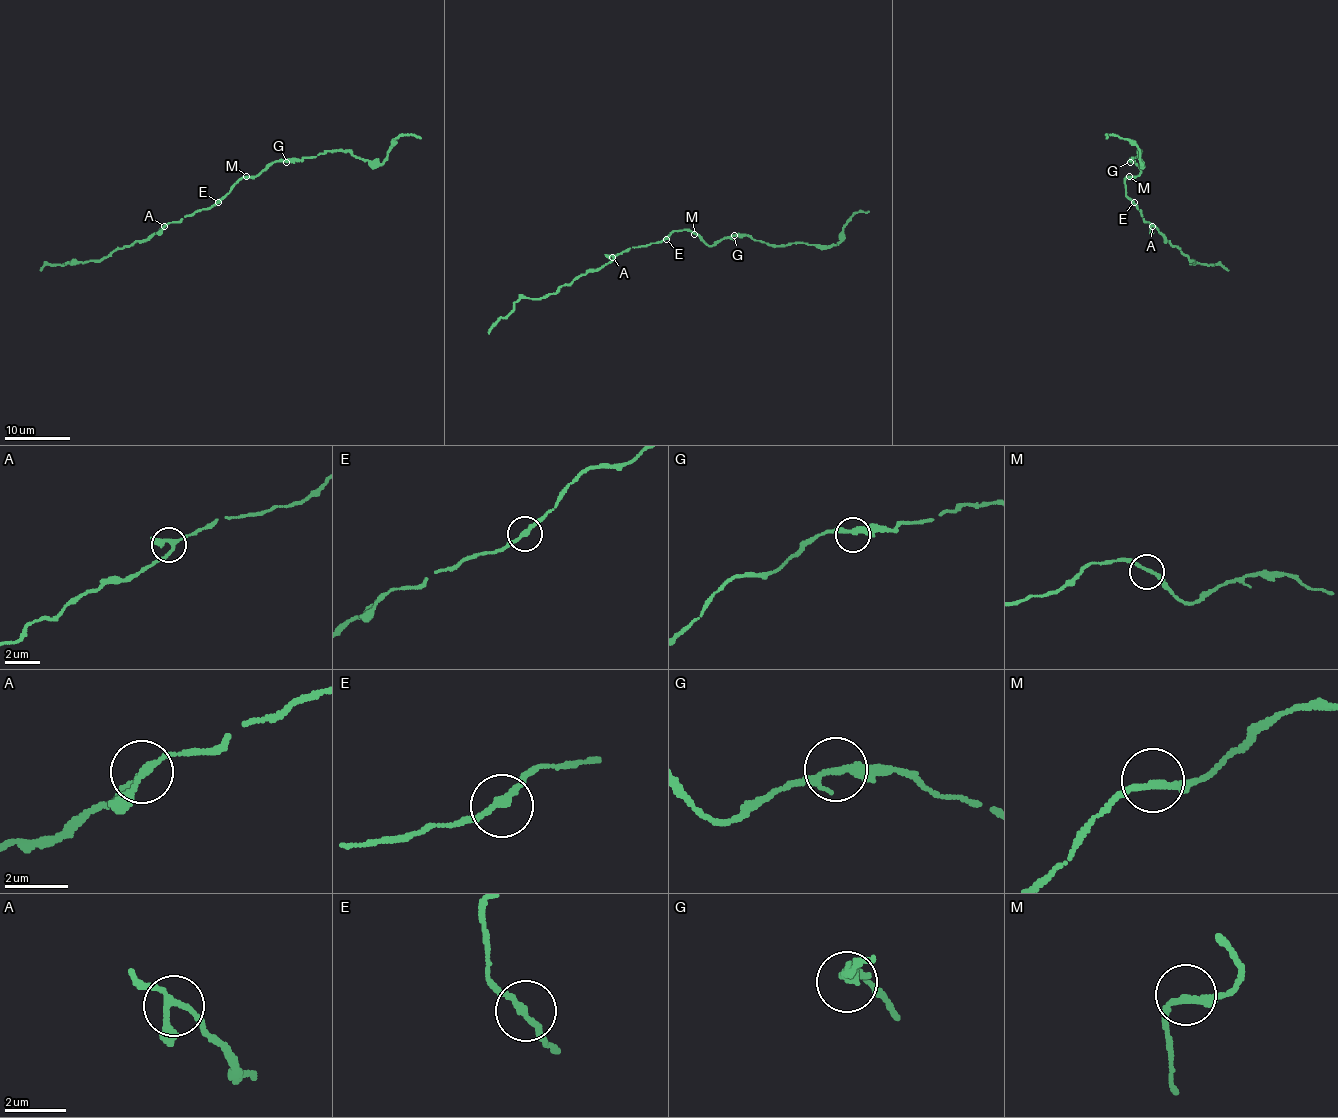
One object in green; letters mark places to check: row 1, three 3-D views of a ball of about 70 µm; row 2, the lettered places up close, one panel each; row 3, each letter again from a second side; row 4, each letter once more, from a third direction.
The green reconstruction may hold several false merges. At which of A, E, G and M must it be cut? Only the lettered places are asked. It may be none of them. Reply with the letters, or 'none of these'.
none of these

